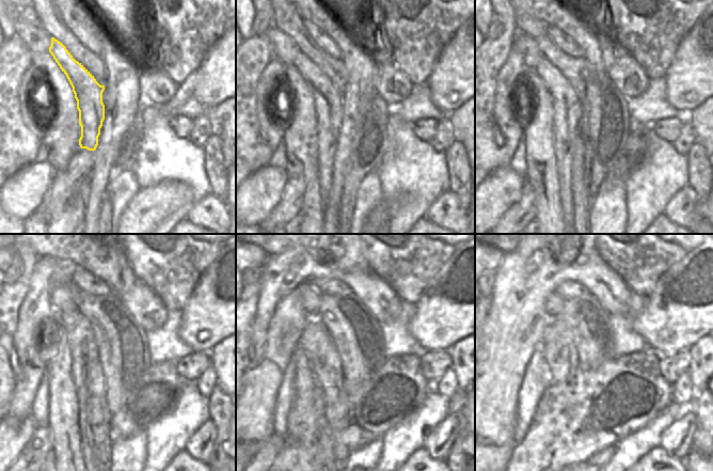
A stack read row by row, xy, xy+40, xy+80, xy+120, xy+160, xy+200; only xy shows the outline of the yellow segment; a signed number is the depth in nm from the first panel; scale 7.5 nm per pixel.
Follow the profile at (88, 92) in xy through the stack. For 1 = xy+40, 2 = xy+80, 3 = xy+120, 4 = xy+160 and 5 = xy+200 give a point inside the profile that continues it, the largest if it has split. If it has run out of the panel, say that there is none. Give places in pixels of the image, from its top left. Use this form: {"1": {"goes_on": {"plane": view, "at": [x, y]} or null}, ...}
{"1": {"goes_on": {"plane": "xy+40", "at": [327, 99]}}, "2": {"goes_on": {"plane": "xy+80", "at": [566, 105]}}, "3": {"goes_on": {"plane": "xy+120", "at": [81, 342]}}, "4": {"goes_on": {"plane": "xy+160", "at": [313, 335]}}, "5": {"goes_on": {"plane": "xy+200", "at": [556, 367]}}}

